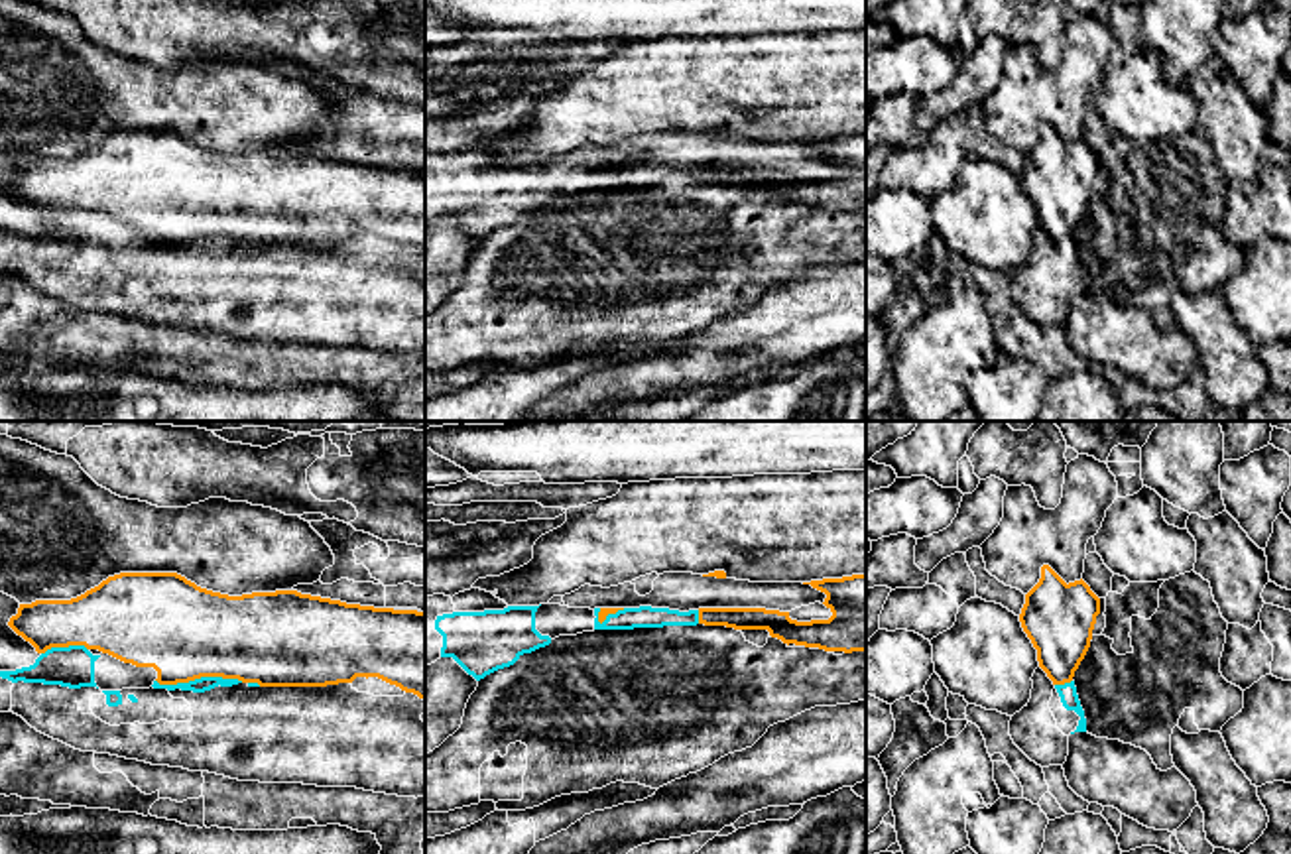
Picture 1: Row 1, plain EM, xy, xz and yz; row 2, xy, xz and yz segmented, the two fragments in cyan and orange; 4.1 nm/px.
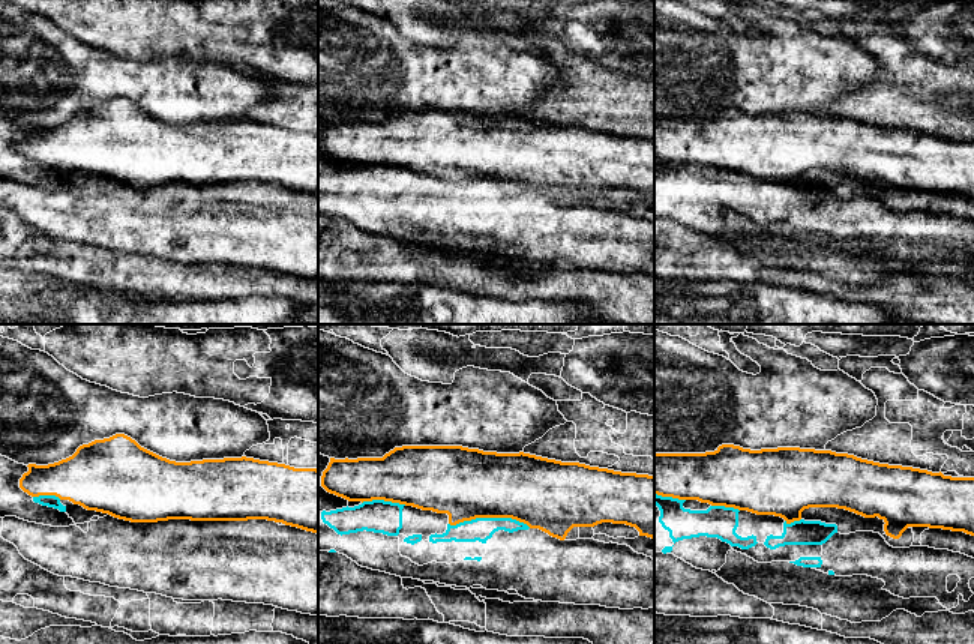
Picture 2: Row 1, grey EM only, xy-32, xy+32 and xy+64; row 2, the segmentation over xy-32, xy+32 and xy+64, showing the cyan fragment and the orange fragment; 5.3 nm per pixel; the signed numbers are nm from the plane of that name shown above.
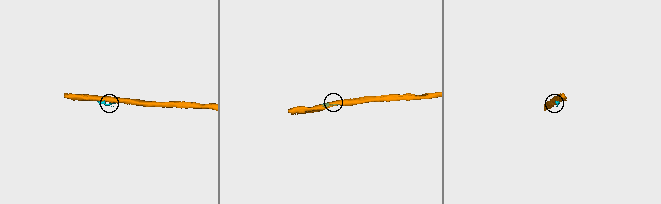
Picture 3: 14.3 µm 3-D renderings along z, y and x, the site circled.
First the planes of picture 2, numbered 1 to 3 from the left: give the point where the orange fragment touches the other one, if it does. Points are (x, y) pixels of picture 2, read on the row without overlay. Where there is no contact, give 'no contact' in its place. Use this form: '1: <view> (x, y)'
1: xy-32 (47, 159)
2: xy+32 (490, 182)
3: xy+64 (724, 170)

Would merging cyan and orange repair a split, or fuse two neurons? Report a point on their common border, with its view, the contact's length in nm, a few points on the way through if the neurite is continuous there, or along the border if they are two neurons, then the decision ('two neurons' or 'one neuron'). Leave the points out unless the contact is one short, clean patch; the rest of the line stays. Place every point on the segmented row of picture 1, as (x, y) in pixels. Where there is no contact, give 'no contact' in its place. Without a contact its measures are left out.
xy (199, 679) | 360 nm | two neurons

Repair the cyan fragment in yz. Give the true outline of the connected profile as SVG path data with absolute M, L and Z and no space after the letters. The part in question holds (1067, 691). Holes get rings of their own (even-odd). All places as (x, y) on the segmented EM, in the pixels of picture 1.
M1041 667L1031 681L1031 699L1012 716L1010 736L1037 765L1063 765L1069 756L1069 736L1086 732L1075 681L1055 685Z

